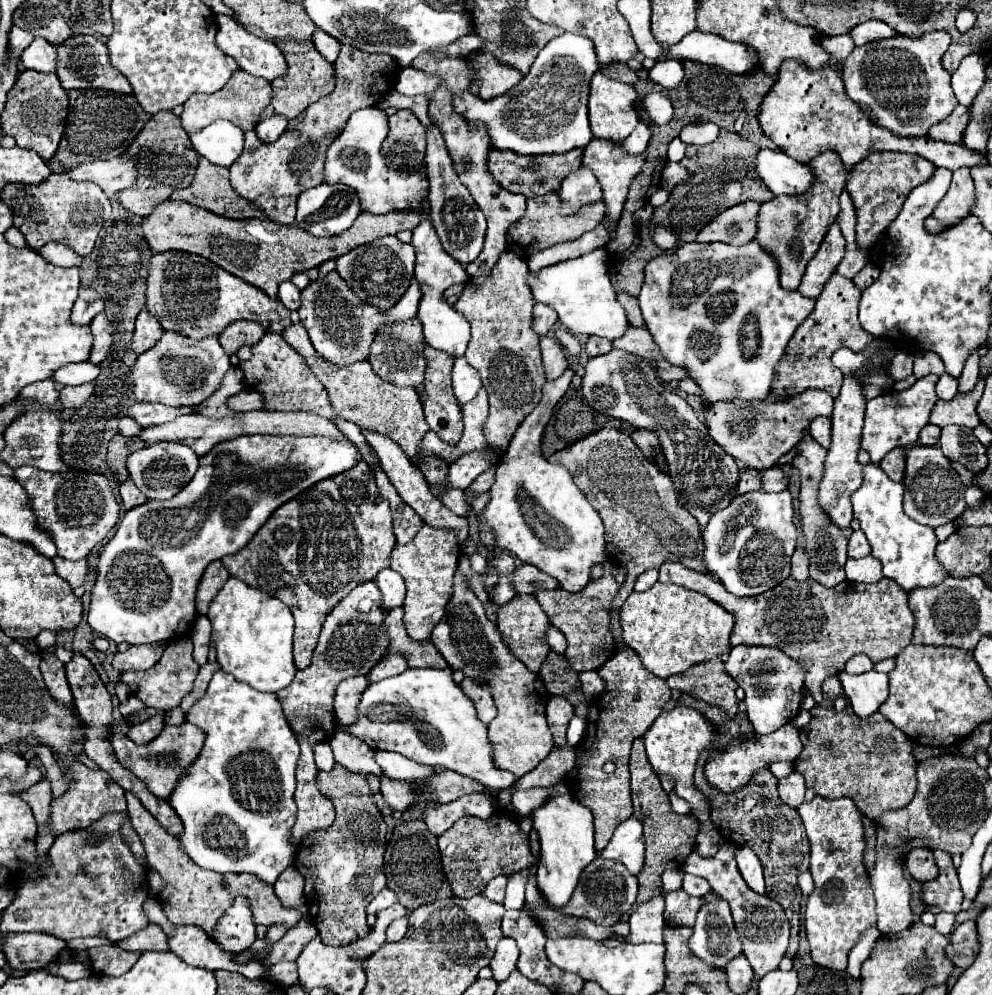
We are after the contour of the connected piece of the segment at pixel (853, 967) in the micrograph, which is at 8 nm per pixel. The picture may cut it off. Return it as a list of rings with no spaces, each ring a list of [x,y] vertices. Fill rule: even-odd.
[[[869,928],[863,932],[859,944],[853,946],[853,950],[849,952],[849,966],[847,966],[847,974],[851,978],[859,978],[859,970],[861,970],[861,962],[871,954],[875,940],[881,936],[881,932],[877,928]]]

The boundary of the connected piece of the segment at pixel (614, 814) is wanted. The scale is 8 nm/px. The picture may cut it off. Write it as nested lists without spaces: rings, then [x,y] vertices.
[[[621,648],[597,670],[597,674],[603,678],[605,690],[589,704],[589,736],[575,748],[577,760],[573,768],[573,782],[569,782],[567,774],[563,784],[593,812],[595,850],[599,852],[611,840],[615,828],[633,814],[629,772],[631,746],[635,738],[643,738],[661,714],[665,702],[671,700],[671,688],[663,678],[645,670],[631,648]]]

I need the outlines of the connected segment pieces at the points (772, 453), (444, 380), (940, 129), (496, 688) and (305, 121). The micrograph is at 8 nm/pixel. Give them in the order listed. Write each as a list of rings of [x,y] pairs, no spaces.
[[[681,380],[679,392],[693,394],[701,400],[705,408],[705,424],[709,426],[709,436],[725,450],[725,454],[731,454],[735,460],[745,462],[747,468],[755,470],[771,468],[779,456],[787,454],[799,442],[799,438],[803,438],[803,432],[817,416],[829,416],[833,410],[833,398],[823,390],[805,390],[803,394],[797,394],[787,402],[775,402],[767,398],[711,402],[711,406],[703,402],[703,392],[691,380]]]
[[[427,346],[425,350],[425,358],[427,358],[427,372],[425,372],[425,390],[421,392],[421,404],[425,410],[425,418],[429,428],[447,444],[455,446],[455,442],[459,442],[461,432],[463,432],[463,420],[461,420],[461,404],[457,402],[457,398],[453,396],[453,388],[451,388],[451,370],[453,370],[453,356],[441,350],[435,350],[431,346]]]
[[[959,104],[943,122],[931,126],[929,136],[933,140],[941,140],[941,142],[963,144],[963,132],[965,132],[967,122],[969,122],[969,110],[967,110],[967,106]]]
[[[459,566],[453,580],[453,596],[447,604],[445,616],[433,630],[431,642],[453,670],[463,670],[469,678],[483,678],[491,686],[497,706],[497,716],[489,724],[489,740],[495,746],[495,764],[515,776],[531,772],[553,748],[553,736],[545,720],[543,682],[537,674],[529,672],[523,662],[513,658],[497,626],[487,620],[481,600],[469,588]]]
[[[343,46],[335,66],[335,90],[311,104],[291,130],[285,130],[275,142],[259,142],[257,134],[245,132],[245,150],[231,166],[233,190],[261,208],[269,220],[291,226],[295,222],[297,196],[313,186],[325,182],[325,152],[327,146],[343,132],[351,112],[377,106],[385,94],[393,92],[401,66],[389,54],[369,54],[355,50],[355,46]]]

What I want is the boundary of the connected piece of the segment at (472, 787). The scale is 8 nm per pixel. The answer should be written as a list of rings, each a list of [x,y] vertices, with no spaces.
[[[441,770],[439,774],[433,774],[425,780],[425,784],[429,786],[431,794],[435,794],[439,804],[453,802],[471,792],[489,792],[485,786],[479,786],[479,782],[475,782],[473,778],[467,778],[451,770]]]

